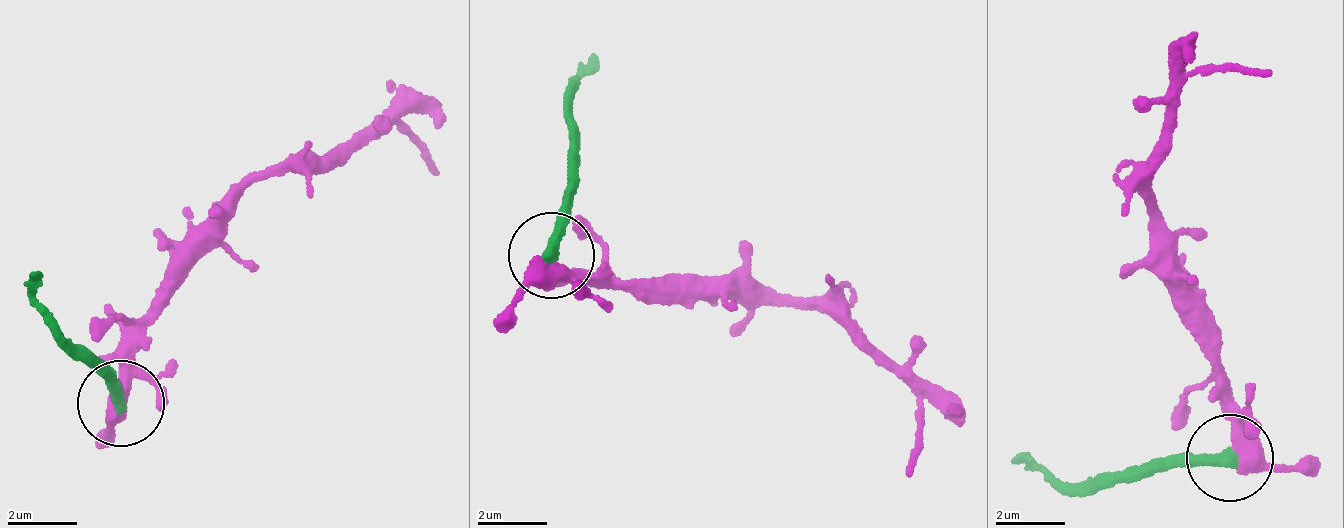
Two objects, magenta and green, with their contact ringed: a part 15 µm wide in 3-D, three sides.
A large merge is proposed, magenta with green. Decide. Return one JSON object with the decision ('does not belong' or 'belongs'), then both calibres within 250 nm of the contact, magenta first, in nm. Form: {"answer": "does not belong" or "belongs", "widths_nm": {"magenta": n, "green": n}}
{"answer": "does not belong", "widths_nm": {"magenta": 440, "green": 360}}

